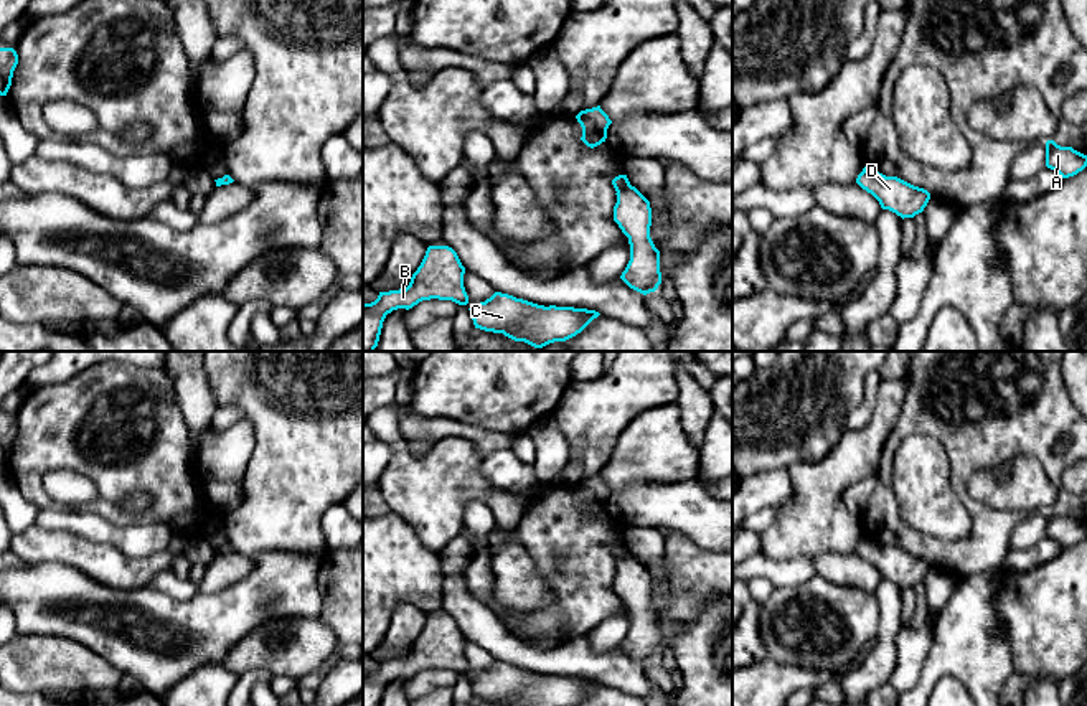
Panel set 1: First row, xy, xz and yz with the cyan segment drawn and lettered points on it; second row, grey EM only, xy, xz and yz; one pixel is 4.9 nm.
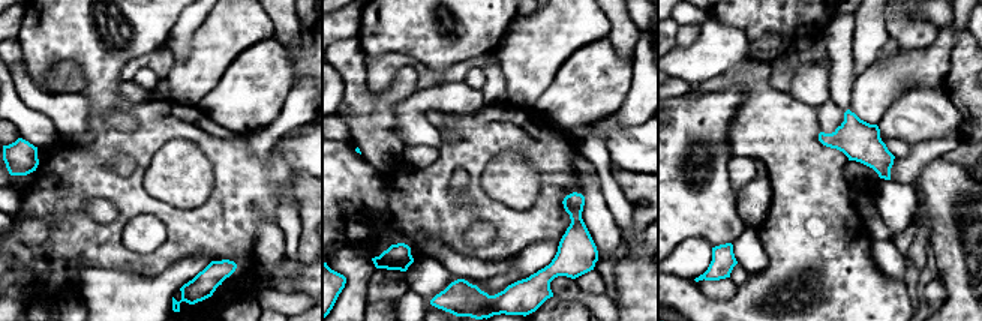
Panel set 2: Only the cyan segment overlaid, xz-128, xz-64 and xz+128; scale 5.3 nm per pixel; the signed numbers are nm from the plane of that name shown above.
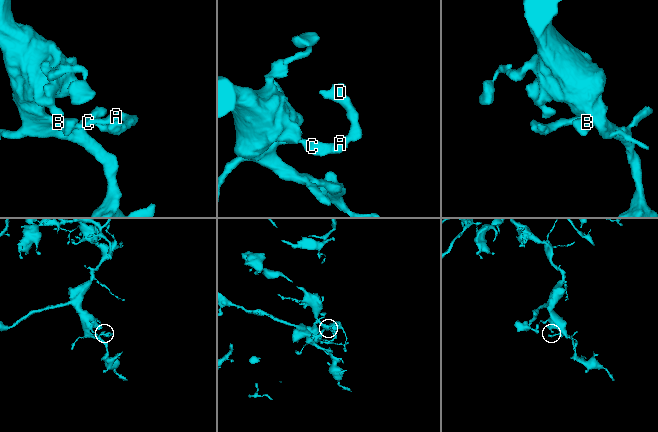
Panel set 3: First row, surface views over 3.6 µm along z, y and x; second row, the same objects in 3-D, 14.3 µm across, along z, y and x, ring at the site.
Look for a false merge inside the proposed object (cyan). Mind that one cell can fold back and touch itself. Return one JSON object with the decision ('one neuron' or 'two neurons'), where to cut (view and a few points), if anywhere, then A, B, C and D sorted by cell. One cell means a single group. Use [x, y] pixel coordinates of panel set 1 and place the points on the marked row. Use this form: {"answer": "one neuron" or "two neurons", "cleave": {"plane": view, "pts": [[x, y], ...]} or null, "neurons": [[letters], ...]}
{"answer": "one neuron", "cleave": null, "neurons": [["A", "B", "C", "D"]]}

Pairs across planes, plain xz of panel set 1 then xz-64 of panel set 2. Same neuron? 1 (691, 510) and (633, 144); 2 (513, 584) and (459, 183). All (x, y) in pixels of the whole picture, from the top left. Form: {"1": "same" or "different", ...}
{"1": "same", "2": "same"}

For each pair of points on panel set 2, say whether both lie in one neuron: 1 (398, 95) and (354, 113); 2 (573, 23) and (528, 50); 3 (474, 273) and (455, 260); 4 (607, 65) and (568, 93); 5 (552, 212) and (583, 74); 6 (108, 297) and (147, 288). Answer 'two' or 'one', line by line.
1: one
2: one
3: one
4: one
5: two
6: one

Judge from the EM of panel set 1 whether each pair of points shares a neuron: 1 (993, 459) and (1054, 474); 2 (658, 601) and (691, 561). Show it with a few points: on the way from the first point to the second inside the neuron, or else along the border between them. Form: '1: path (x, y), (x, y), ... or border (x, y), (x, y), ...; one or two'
1: path (1010, 447), (1036, 447), (1046, 457); one
2: path (670, 599), (691, 578), (691, 573); one

